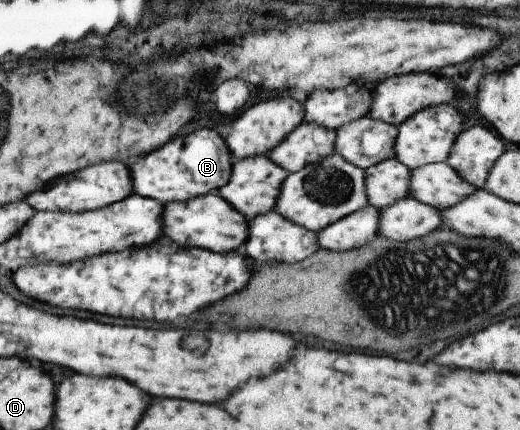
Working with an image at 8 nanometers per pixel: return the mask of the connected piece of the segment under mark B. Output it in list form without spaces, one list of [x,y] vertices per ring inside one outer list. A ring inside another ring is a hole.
[[[201,129],[168,141],[163,147],[152,151],[128,168],[135,194],[166,204],[189,201],[213,191],[217,192],[230,179],[233,165],[231,158],[229,146],[220,133],[213,129]]]

